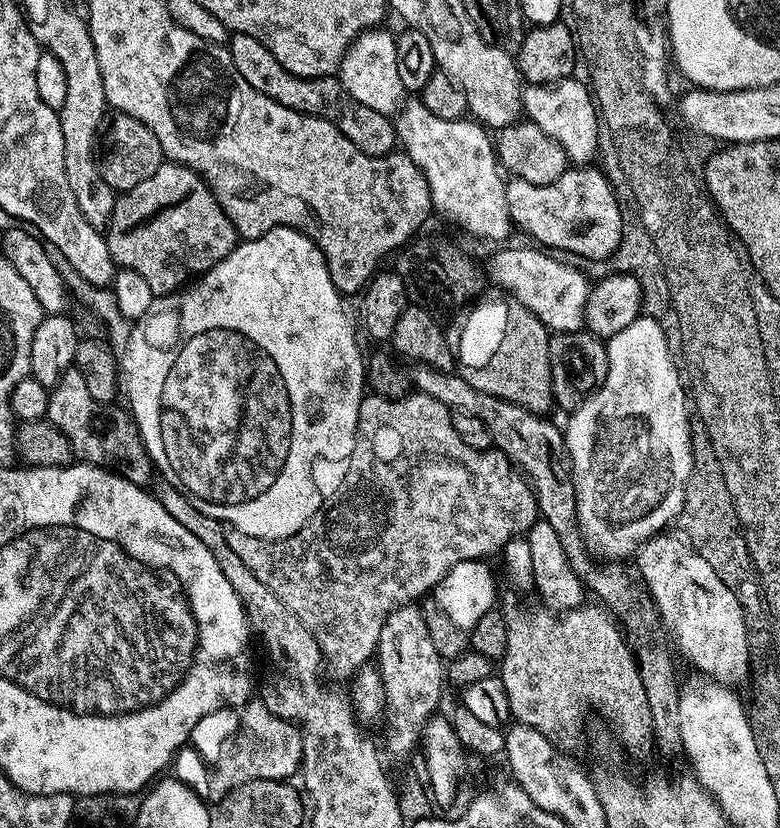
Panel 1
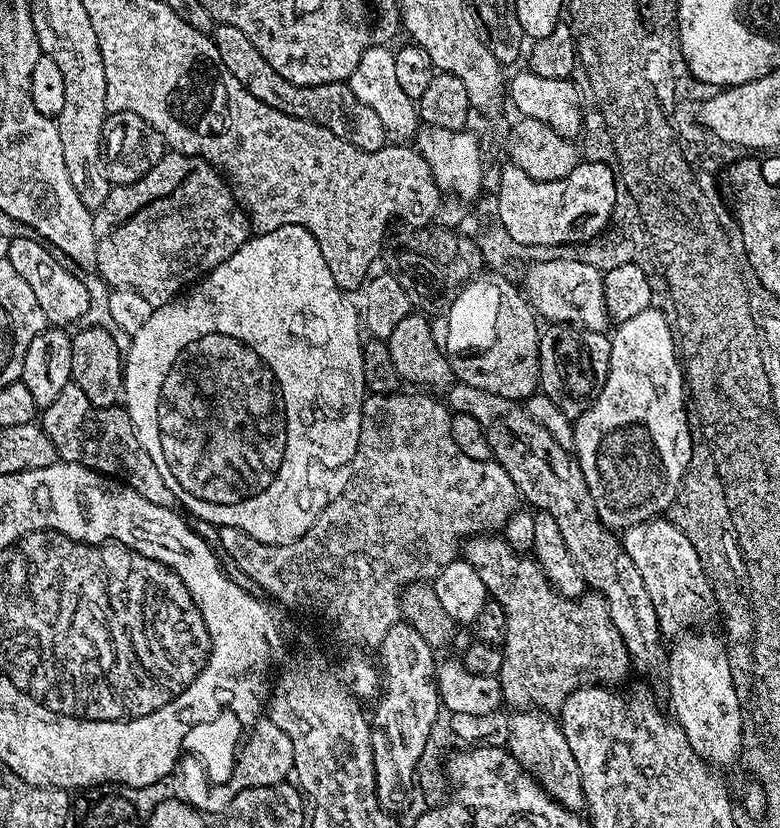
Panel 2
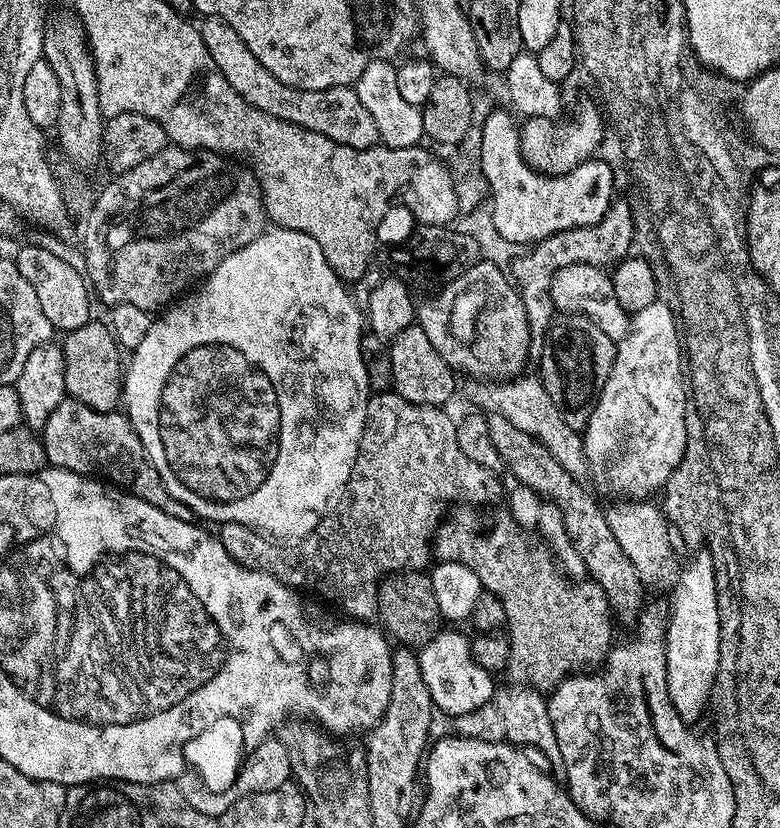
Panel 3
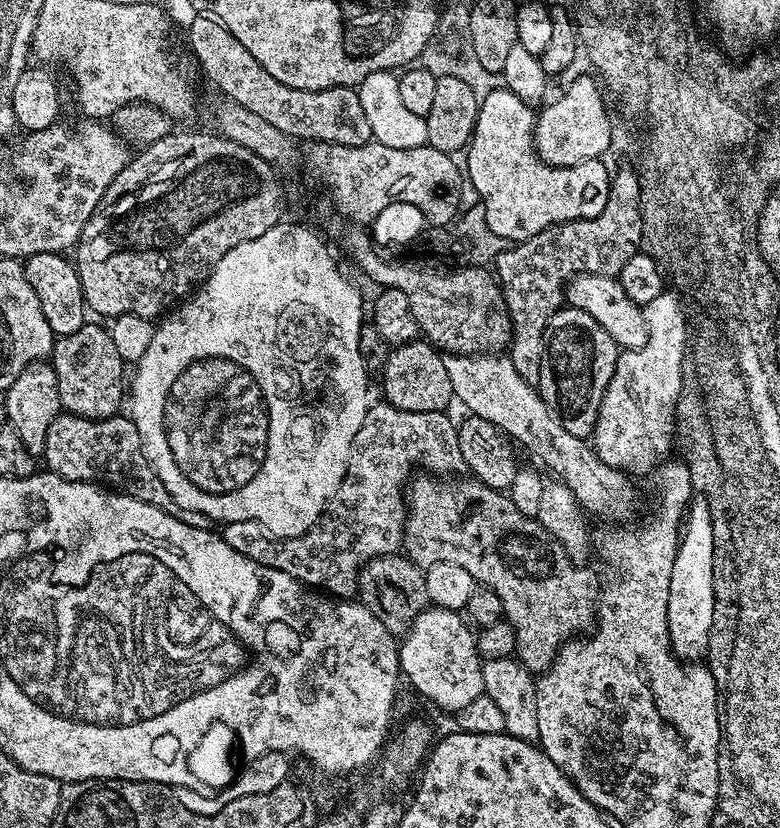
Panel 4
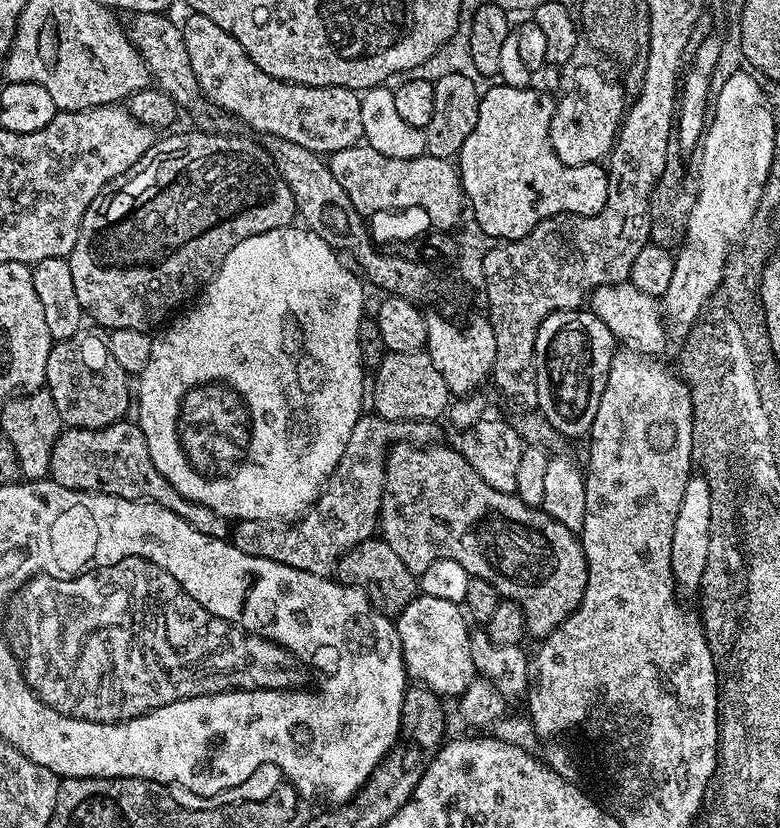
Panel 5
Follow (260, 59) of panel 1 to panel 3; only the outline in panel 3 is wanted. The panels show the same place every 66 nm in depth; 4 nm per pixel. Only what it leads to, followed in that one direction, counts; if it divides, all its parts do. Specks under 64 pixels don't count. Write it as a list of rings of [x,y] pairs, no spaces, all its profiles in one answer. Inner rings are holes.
[[[209,16],[199,21],[202,42],[206,42],[206,50],[210,50],[210,58],[222,70],[226,82],[234,86],[234,90],[250,106],[270,114],[274,118],[282,118],[294,126],[302,126],[306,130],[314,130],[318,134],[326,134],[326,138],[334,138],[334,142],[342,142],[346,146],[354,146],[358,150],[375,148],[380,144],[378,125],[366,106],[362,106],[362,98],[358,98],[355,87],[331,88],[330,90],[298,90],[294,86],[286,86],[250,54],[246,42],[234,34],[234,30],[217,16]]]

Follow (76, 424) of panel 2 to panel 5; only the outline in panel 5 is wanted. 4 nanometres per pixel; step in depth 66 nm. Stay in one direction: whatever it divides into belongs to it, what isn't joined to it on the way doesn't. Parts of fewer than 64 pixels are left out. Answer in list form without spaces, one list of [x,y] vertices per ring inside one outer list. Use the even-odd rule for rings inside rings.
[[[122,419],[105,428],[65,427],[54,442],[54,450],[50,454],[50,479],[58,482],[58,486],[66,486],[70,490],[105,492],[127,500],[146,500],[160,504],[194,526],[198,534],[206,534],[215,540],[228,540],[229,521],[206,506],[197,504],[194,507],[186,497],[178,494],[178,490],[174,490],[174,486],[162,478],[158,466],[154,466],[139,423],[128,423],[127,419]]]

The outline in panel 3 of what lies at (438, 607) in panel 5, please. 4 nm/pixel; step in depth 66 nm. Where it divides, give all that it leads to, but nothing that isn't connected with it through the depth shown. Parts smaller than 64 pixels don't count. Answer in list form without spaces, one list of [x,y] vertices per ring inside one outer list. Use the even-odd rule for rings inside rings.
[[[437,631],[431,640],[419,649],[422,682],[426,682],[426,690],[430,690],[432,707],[437,713],[445,712],[449,718],[462,714],[470,714],[470,710],[478,710],[482,706],[493,703],[497,681],[493,673],[482,670],[478,662],[474,662],[474,654],[470,654],[471,639],[460,632]]]

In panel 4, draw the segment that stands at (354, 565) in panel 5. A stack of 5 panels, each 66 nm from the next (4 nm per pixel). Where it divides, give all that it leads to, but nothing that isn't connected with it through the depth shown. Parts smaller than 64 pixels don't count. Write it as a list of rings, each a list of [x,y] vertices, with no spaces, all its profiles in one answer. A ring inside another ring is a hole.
[[[393,554],[379,556],[366,562],[360,570],[358,581],[358,600],[368,608],[390,630],[392,635],[400,638],[412,627],[414,618],[430,607],[426,594],[425,569],[420,568],[407,555]]]

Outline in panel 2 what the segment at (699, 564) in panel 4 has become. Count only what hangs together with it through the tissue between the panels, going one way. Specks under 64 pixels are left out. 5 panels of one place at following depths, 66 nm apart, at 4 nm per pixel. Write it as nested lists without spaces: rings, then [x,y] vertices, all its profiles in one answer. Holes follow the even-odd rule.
[[[692,630],[687,634],[681,635],[679,639],[671,645],[670,651],[668,653],[668,671],[666,673],[666,681],[668,680],[668,696],[672,699],[672,712],[671,715],[674,717],[677,724],[679,724],[680,729],[686,734],[686,738],[690,742],[690,746],[694,746],[696,753],[707,760],[709,764],[713,766],[721,766],[720,764],[732,764],[741,759],[741,748],[743,746],[743,736],[742,736],[742,718],[740,717],[738,696],[734,690],[734,682],[731,681],[731,670],[730,662],[728,661],[728,653],[726,651],[725,645],[722,643],[721,637],[715,636],[712,632],[698,632],[702,630]]]

